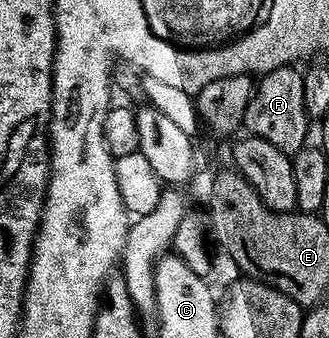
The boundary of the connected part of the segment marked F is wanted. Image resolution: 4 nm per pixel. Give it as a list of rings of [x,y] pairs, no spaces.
[[[281,66],[260,77],[244,112],[242,125],[250,134],[273,144],[284,154],[296,154],[306,143],[309,117],[303,108],[304,75],[293,66]]]

